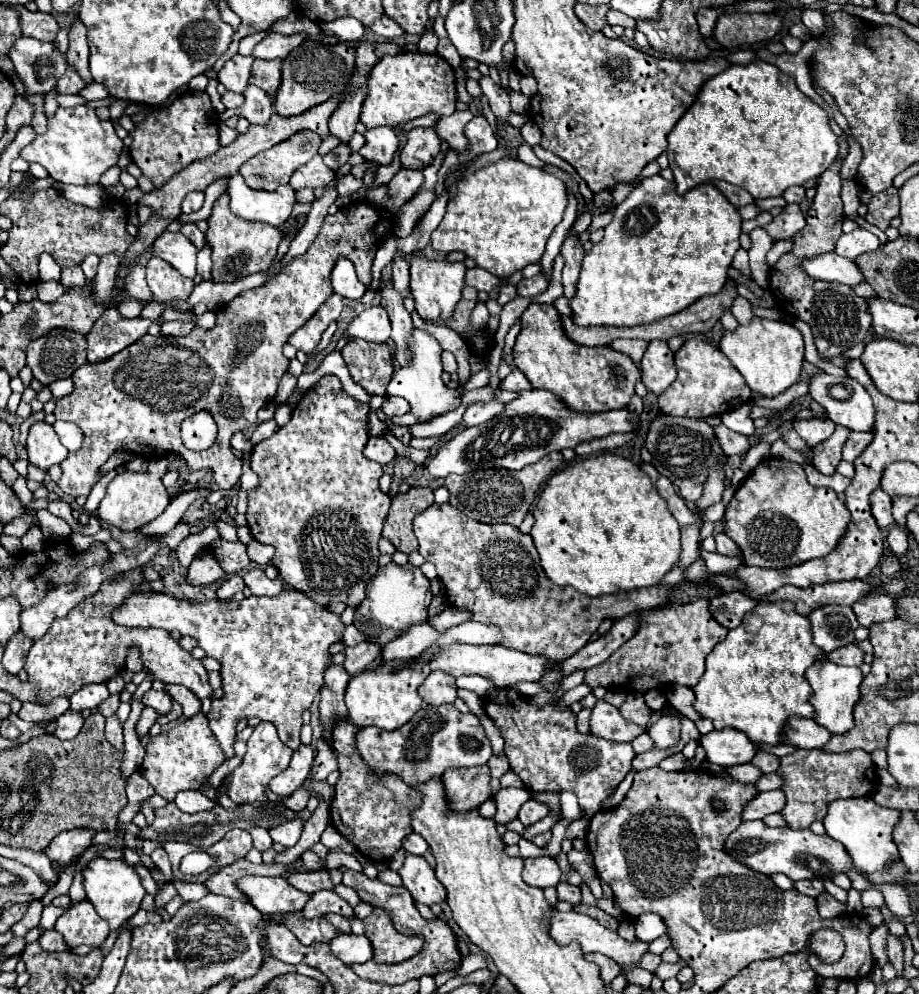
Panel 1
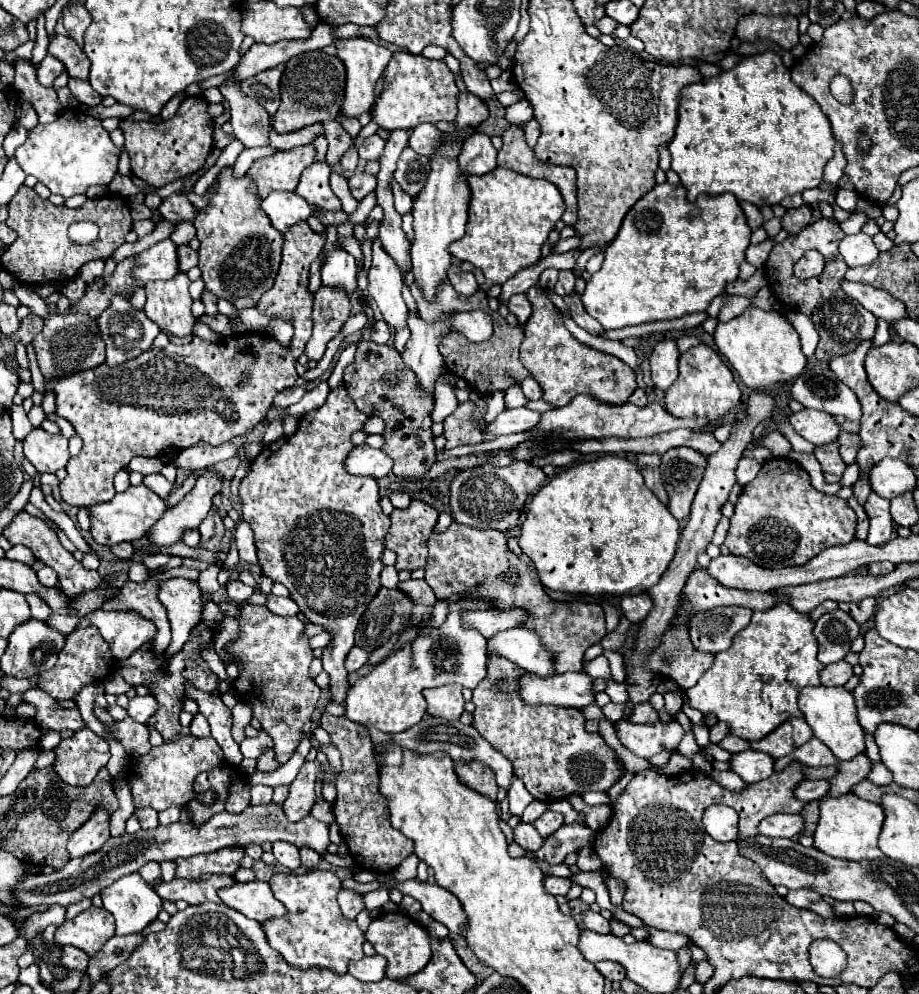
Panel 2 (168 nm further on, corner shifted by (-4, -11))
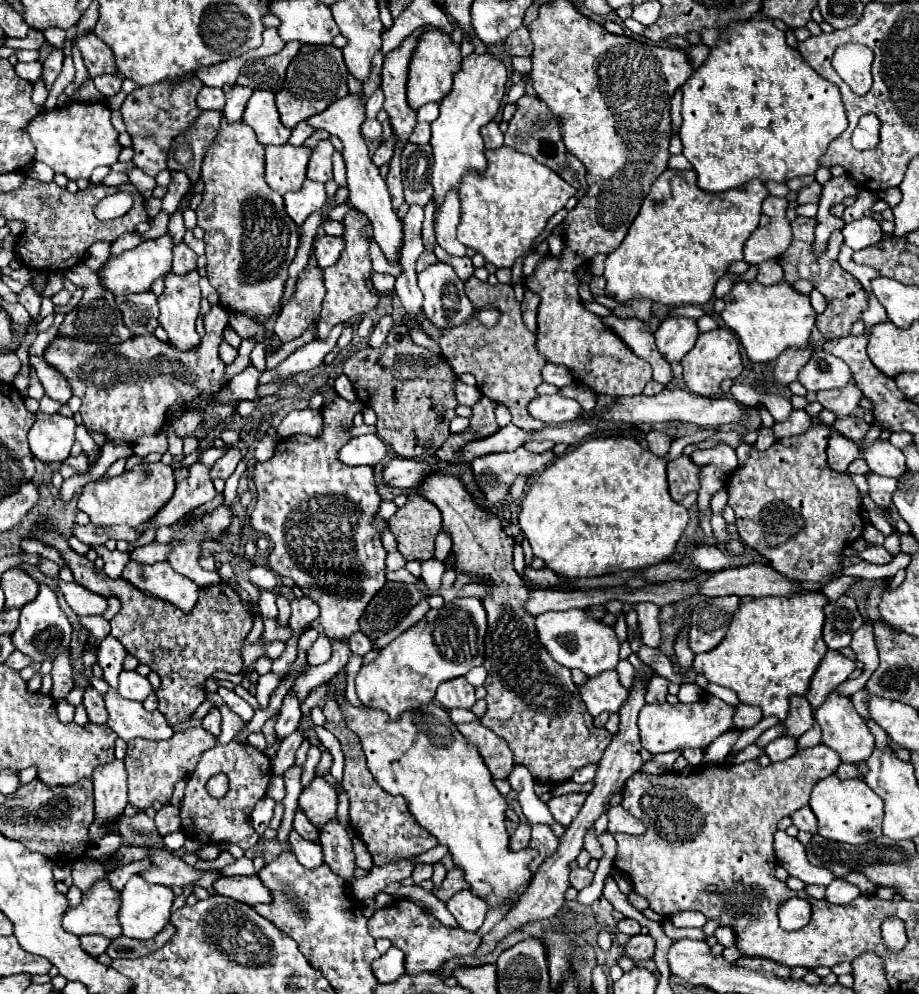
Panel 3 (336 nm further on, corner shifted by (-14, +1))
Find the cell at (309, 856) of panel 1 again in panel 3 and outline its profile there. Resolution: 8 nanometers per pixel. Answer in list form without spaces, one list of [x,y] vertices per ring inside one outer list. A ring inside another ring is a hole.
[[[296,812],[296,818],[294,818],[294,830],[306,838],[306,840],[312,840],[312,842],[318,842],[320,840],[320,834],[318,834],[318,828],[304,816],[304,812]]]

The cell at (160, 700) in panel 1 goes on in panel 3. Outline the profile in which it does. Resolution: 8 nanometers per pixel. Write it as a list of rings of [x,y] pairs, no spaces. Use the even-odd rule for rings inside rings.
[[[122,672],[120,674],[120,686],[118,686],[118,692],[122,698],[128,698],[128,700],[138,700],[138,702],[144,702],[152,692],[152,684],[148,682],[148,678],[136,674],[136,672]]]

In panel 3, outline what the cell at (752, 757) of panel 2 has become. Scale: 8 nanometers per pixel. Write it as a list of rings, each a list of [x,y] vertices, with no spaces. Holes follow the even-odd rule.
[[[782,736],[772,740],[764,750],[772,762],[782,762],[796,752],[796,740],[792,740],[790,736]]]

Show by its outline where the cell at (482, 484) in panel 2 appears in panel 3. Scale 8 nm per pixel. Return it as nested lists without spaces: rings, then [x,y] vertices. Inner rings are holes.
[[[518,448],[516,452],[500,452],[492,456],[480,456],[470,462],[474,480],[484,494],[484,498],[492,504],[504,506],[510,498],[510,488],[516,476],[532,478],[534,474],[546,470],[554,460],[552,450],[544,454],[528,452],[526,448]]]

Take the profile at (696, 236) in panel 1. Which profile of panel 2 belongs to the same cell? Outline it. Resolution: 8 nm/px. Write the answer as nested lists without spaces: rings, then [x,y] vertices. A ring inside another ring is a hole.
[[[658,184],[644,198],[640,198],[622,222],[616,240],[604,250],[602,268],[592,274],[586,290],[582,294],[582,304],[586,312],[596,318],[604,330],[636,326],[656,320],[682,318],[692,312],[702,312],[710,302],[720,296],[726,282],[738,278],[740,262],[746,258],[746,248],[750,246],[750,226],[746,216],[732,194],[722,194],[708,200],[708,204],[690,204],[682,196],[672,194],[670,184]]]

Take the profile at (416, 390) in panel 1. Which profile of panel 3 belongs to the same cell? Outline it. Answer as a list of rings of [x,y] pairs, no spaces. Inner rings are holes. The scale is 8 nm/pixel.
[[[434,264],[434,266],[428,266],[424,272],[418,274],[418,288],[422,290],[424,294],[424,304],[422,304],[422,312],[426,316],[428,322],[432,322],[436,328],[452,328],[452,326],[458,326],[460,322],[466,322],[470,318],[476,318],[480,322],[490,322],[490,326],[496,326],[498,324],[498,310],[496,310],[496,304],[488,304],[484,308],[476,308],[466,292],[464,292],[464,282],[456,276],[456,272],[452,270],[450,264]]]

